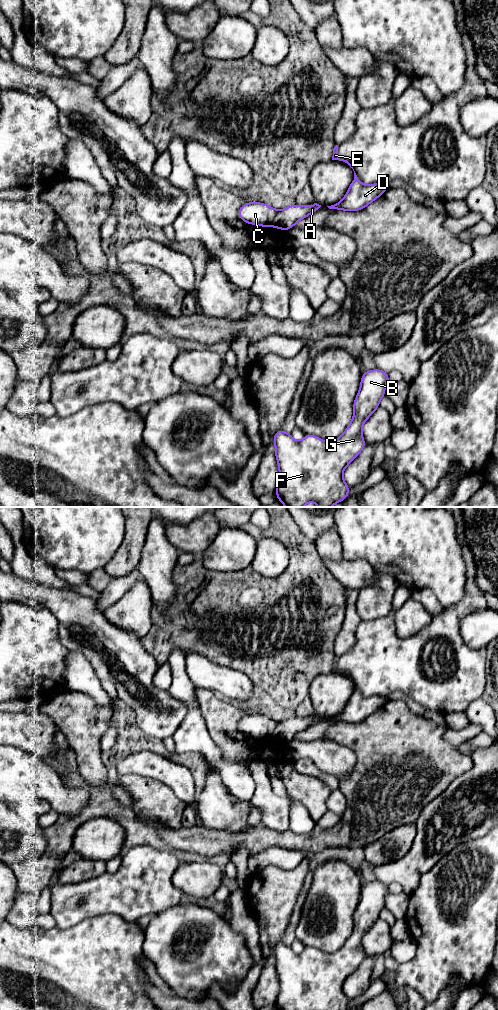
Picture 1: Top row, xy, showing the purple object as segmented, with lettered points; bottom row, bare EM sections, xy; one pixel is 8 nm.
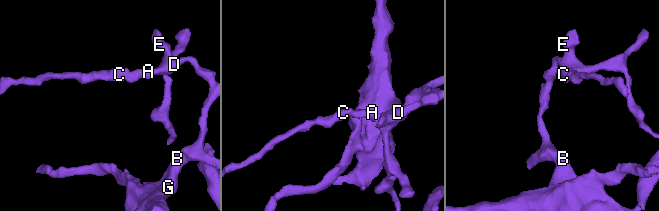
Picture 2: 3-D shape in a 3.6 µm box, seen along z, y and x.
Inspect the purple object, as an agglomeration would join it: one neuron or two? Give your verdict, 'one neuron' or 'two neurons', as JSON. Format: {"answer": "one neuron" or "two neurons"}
{"answer": "two neurons"}

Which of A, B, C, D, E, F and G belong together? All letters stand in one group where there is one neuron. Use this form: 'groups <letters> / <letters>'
groups A B D E F G / C

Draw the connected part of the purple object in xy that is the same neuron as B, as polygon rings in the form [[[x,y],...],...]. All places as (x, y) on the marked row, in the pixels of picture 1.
[[[377,368],[363,372],[360,389],[353,403],[352,421],[335,441],[324,441],[310,434],[306,434],[301,441],[295,441],[291,434],[282,429],[276,432],[273,441],[279,467],[279,481],[275,491],[278,501],[286,507],[303,507],[309,502],[315,502],[318,507],[331,507],[348,497],[350,488],[343,479],[343,471],[367,445],[362,436],[362,426],[379,408],[388,381],[388,373]]]

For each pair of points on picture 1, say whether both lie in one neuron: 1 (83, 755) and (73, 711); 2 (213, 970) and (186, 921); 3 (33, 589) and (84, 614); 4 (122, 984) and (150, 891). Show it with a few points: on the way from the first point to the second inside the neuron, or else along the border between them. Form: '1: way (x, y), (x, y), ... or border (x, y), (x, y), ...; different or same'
1: way (83, 744), (83, 722); same
2: way (213, 957), (213, 944), (199, 930); same
3: way (46, 595), (71, 609); same
4: border (113, 914), (119, 915), (127, 921), (135, 922); different

